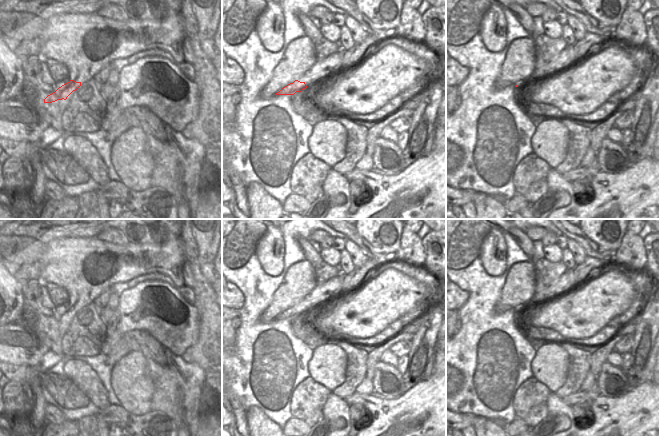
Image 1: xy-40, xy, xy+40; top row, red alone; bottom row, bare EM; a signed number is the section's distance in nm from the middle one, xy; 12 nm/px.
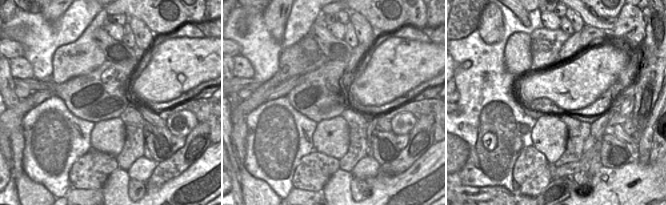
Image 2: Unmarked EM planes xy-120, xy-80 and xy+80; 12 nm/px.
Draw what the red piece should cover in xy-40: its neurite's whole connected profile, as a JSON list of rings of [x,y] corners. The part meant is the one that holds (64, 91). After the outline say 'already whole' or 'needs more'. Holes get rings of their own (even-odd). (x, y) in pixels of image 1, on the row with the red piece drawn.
[[[96,58],[96,65],[89,70],[85,75],[79,78],[73,78],[68,83],[59,87],[55,92],[48,95],[44,99],[44,103],[52,103],[57,100],[64,99],[81,85],[85,83],[88,86],[95,86],[101,84],[104,87],[110,80],[118,73],[124,72],[121,65],[116,62],[110,62],[108,59]]] | needs more

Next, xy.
[[[341,49],[325,59],[316,62],[304,75],[293,83],[283,87],[275,95],[294,95],[296,92],[302,92],[316,81],[326,78],[334,72],[338,72],[340,69],[344,68],[343,57],[345,51],[346,50]]] | needs more

